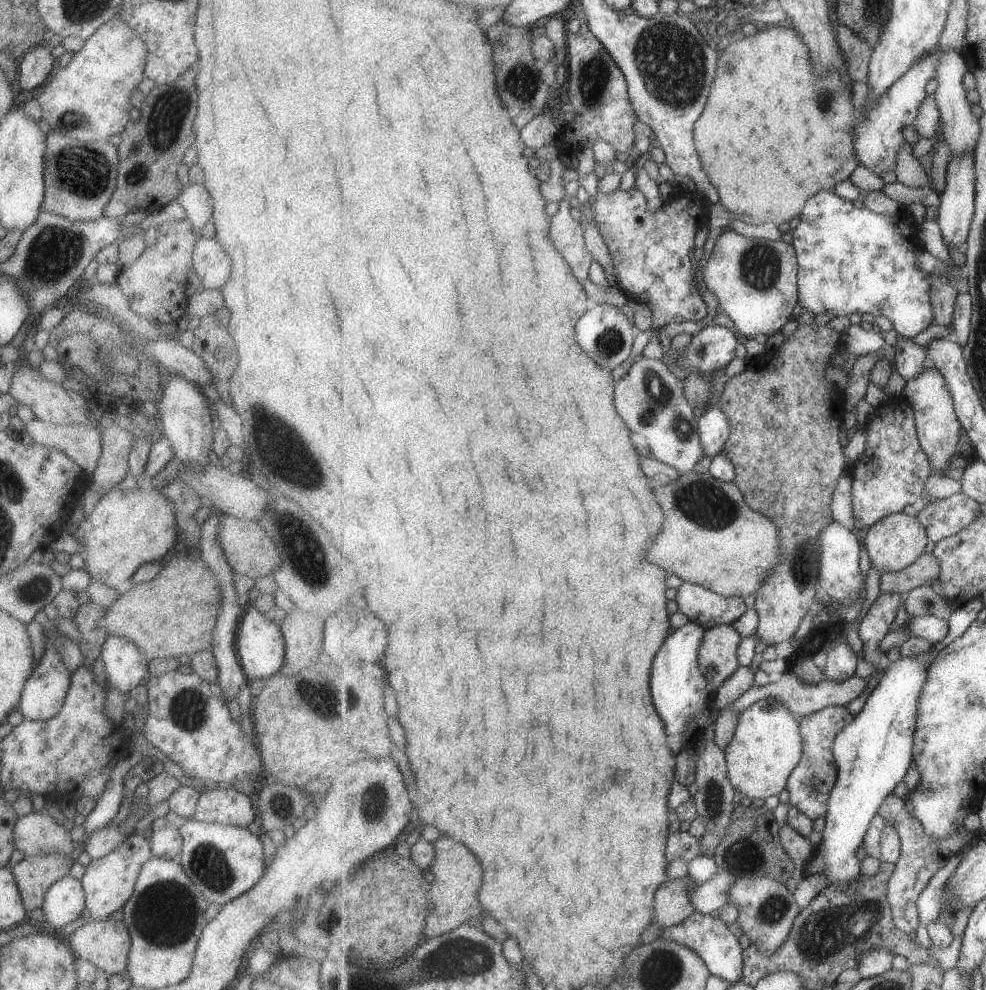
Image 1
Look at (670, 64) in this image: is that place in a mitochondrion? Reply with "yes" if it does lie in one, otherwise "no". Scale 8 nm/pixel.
yes

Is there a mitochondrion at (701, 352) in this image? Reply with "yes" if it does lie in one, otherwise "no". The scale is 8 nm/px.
yes

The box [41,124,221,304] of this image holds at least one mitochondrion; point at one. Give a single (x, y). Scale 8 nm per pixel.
(87, 173)

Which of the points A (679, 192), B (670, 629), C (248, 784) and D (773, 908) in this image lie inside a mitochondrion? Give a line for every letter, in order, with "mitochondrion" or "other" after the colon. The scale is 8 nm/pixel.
A: other
B: other
C: other
D: mitochondrion

